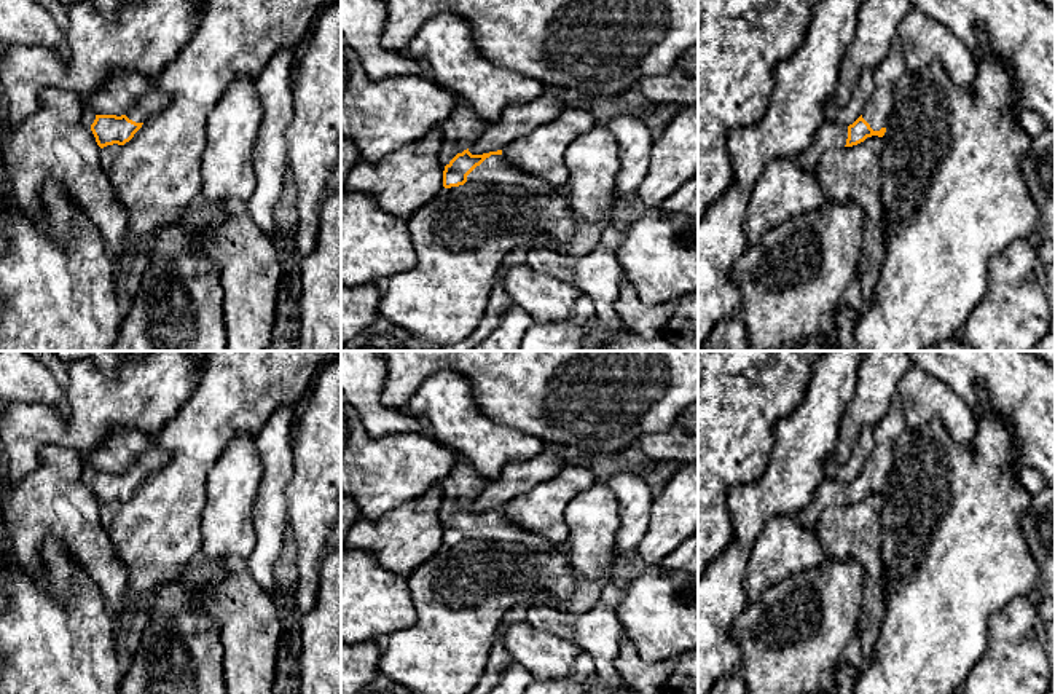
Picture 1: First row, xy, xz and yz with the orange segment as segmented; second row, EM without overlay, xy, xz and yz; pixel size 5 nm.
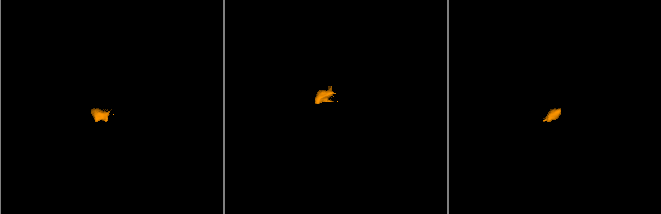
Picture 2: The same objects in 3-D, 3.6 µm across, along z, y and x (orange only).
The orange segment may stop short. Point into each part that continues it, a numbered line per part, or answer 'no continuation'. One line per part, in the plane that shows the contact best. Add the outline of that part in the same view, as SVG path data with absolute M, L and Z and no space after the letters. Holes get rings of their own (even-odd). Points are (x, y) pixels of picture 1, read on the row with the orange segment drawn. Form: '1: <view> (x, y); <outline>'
1: xz (462, 126); M461 99L457 108L440 126L443 134L441 163L446 166L457 153L467 150L483 134L486 126L488 123Z
2: xz (494, 169); M491 155L469 175L467 182L497 183L502 187L520 185L534 193L551 193L553 187L535 175L524 172L505 161L502 155Z

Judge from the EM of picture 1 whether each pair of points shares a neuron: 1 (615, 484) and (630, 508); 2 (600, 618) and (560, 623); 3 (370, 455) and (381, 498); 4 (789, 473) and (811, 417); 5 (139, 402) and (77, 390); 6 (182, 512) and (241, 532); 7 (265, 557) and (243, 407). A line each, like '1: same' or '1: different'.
1: same
2: same
3: same
4: same
5: same
6: different
7: different

